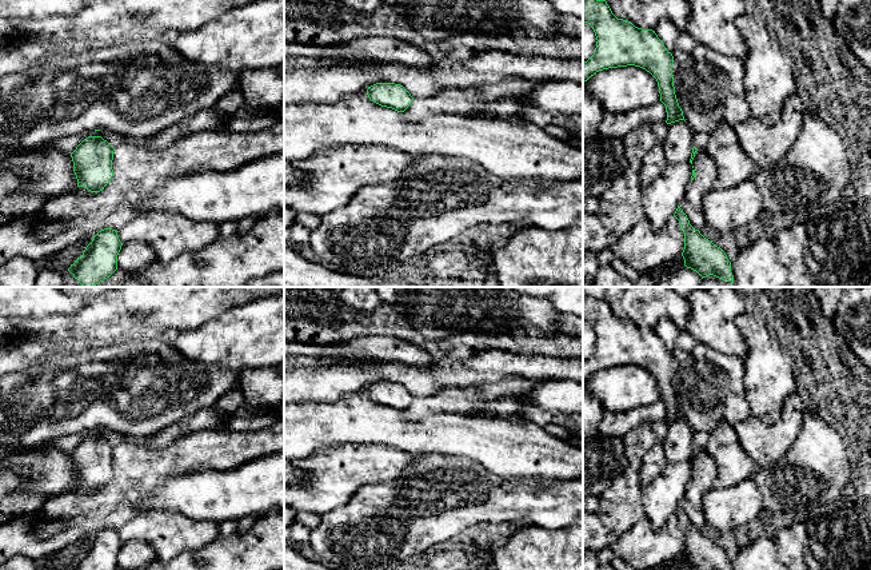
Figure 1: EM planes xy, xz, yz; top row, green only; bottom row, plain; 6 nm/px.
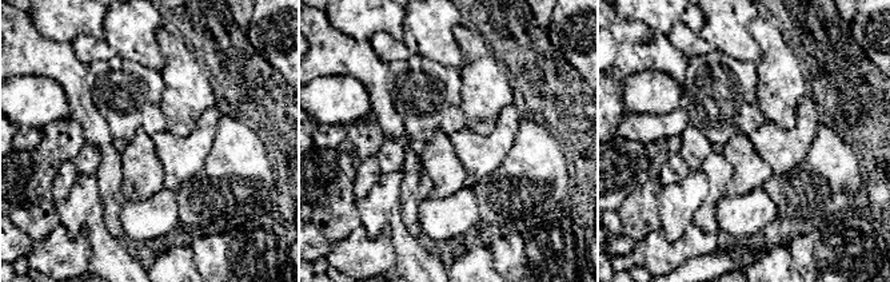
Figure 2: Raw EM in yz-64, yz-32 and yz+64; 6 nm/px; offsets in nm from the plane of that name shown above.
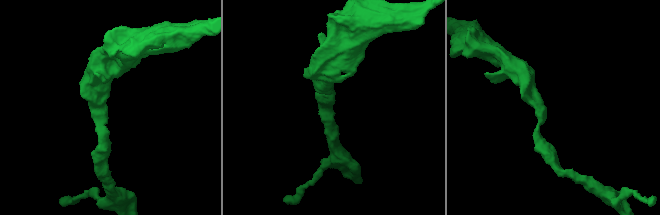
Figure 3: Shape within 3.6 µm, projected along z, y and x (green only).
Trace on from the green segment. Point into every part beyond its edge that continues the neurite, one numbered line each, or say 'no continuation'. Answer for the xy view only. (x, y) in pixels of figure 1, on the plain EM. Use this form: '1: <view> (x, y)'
no continuation

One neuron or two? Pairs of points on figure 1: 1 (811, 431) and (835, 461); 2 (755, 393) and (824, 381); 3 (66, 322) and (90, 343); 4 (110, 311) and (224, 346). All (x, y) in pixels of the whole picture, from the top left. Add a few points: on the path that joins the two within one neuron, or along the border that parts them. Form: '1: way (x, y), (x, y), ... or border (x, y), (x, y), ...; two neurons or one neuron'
1: way (816, 438), (818, 443), (828, 454); one neuron
2: border (788, 357), (796, 381), (796, 391); two neurons
3: border (52, 341), (96, 338), (108, 345); two neurons
4: border (208, 321), (172, 335); two neurons

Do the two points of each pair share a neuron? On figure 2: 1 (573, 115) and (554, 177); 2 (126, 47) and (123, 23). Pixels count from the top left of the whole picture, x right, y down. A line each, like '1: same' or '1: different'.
1: different
2: same

